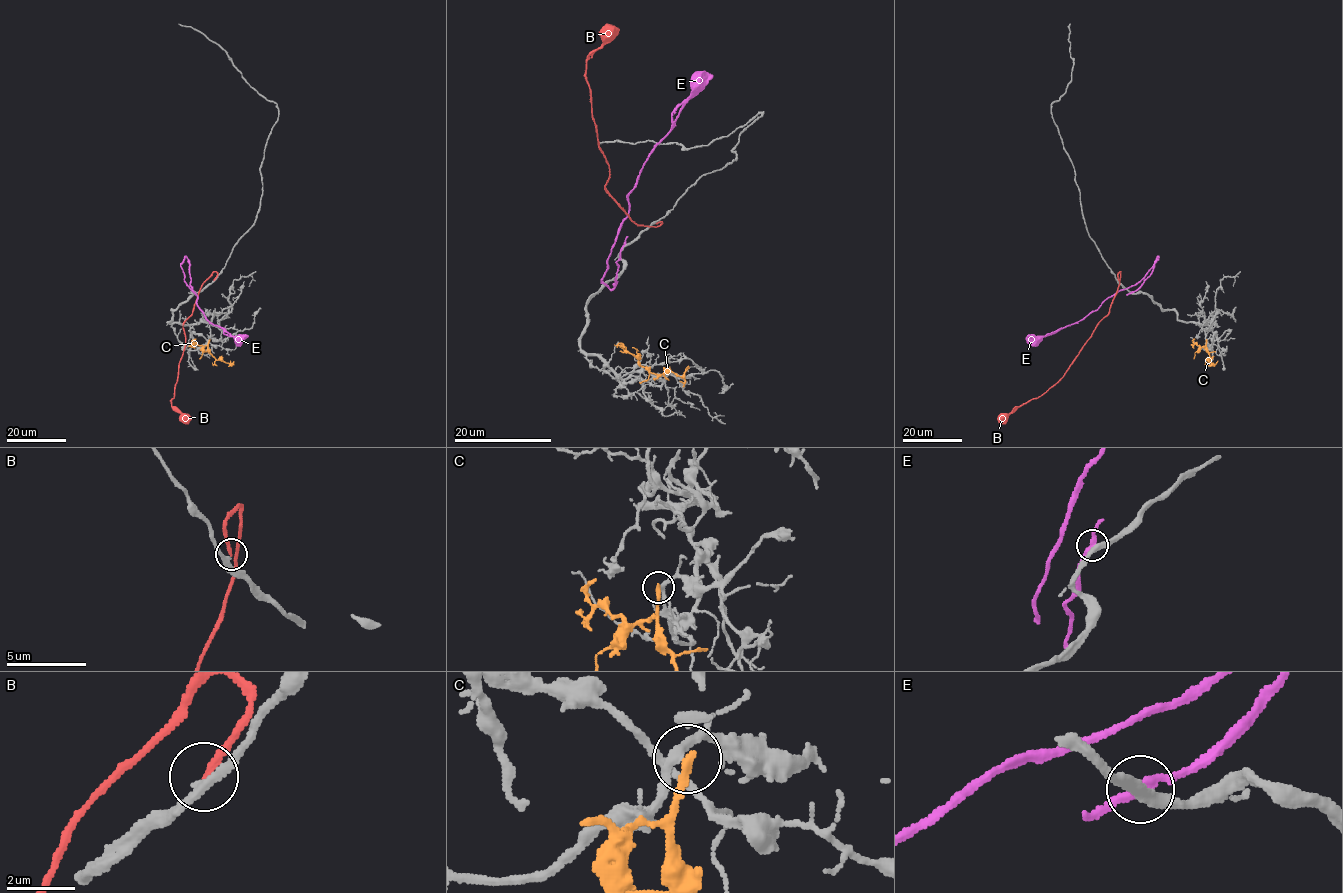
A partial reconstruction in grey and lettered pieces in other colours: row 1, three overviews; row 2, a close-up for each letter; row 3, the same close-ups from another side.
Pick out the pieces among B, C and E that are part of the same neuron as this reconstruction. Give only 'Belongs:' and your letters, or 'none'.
Belongs: B

